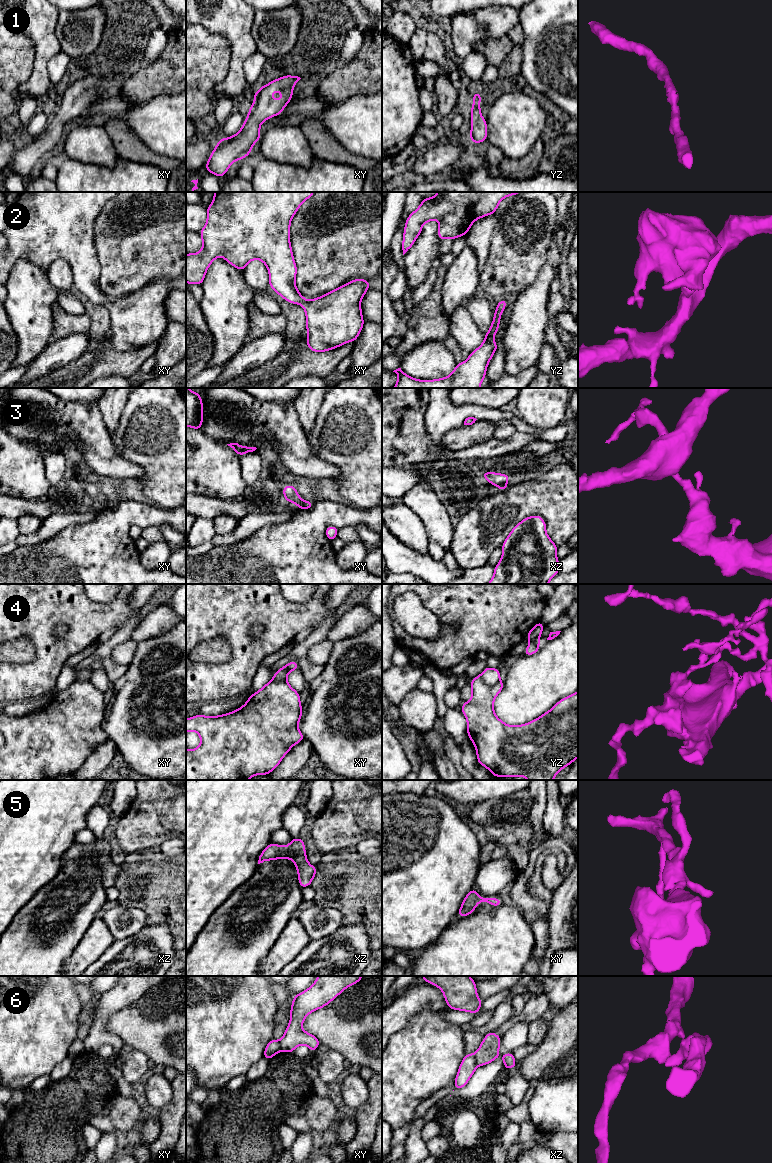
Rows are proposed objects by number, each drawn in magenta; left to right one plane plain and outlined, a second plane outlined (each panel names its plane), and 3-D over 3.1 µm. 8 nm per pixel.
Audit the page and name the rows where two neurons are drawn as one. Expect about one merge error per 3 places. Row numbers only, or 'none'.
4, 6

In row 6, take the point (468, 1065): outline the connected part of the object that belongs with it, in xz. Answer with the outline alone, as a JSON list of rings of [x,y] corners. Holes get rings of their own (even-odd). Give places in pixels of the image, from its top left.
[[[465,1054],[459,1066],[457,1076],[454,1080],[455,1083],[454,1090],[459,1090],[463,1088],[469,1082],[477,1066],[478,1065],[476,1062],[475,1054]]]

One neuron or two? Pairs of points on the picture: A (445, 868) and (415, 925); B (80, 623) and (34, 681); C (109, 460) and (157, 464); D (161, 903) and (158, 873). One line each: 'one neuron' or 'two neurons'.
A: one neuron
B: one neuron
C: two neurons
D: one neuron

